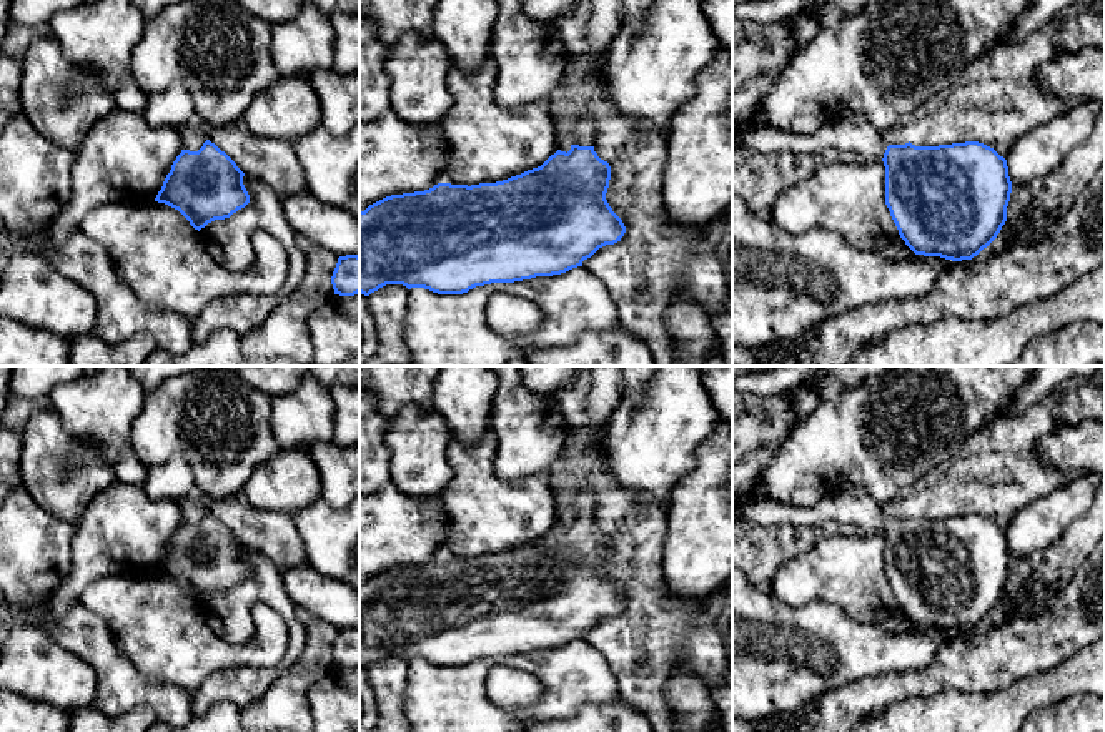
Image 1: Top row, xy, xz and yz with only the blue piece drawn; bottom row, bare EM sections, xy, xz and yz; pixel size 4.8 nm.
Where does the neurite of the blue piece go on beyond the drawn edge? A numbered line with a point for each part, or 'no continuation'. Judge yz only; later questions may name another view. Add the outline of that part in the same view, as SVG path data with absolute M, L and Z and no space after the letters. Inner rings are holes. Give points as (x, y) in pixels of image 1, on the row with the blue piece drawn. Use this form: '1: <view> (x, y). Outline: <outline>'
1: yz (852, 132). Outline: M850 110L825 121L814 133L757 128L741 136L732 135L732 148L756 150L761 153L789 151L795 155L812 155L829 148L839 148L872 156L880 161L887 146L884 131L879 131L865 115Z

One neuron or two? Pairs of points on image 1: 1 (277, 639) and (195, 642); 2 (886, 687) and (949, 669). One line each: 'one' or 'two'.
1: one
2: one

